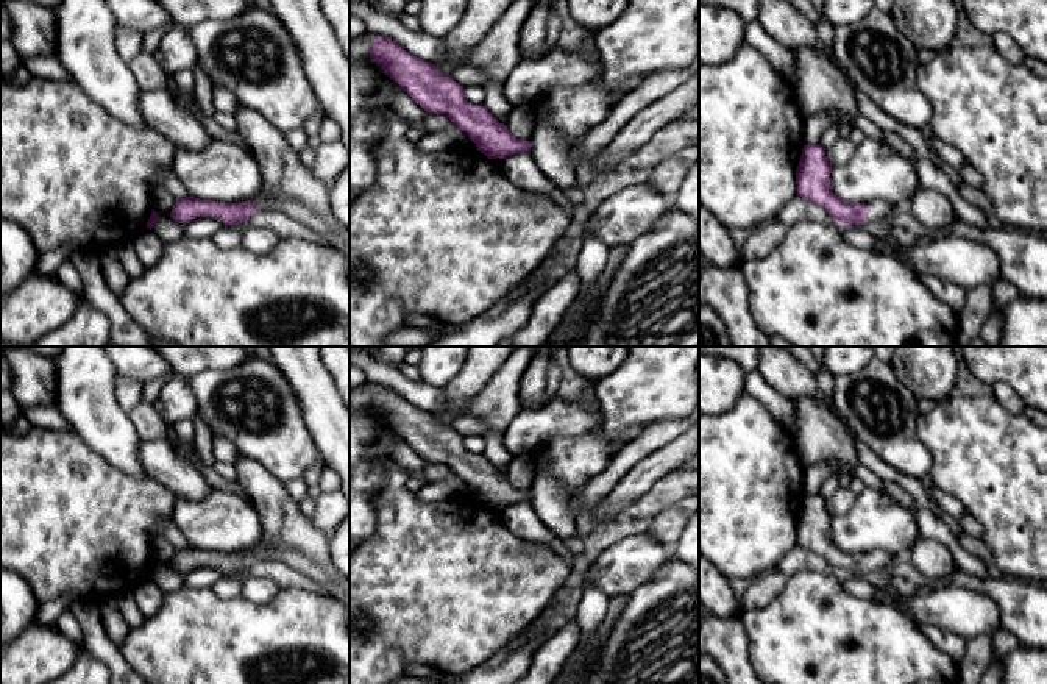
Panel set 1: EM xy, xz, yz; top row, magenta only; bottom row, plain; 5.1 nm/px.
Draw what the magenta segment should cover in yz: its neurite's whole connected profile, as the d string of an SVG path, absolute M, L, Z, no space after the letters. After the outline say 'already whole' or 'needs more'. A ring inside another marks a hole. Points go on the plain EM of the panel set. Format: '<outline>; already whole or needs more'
M819 493L804 495L796 520L797 545L827 559L835 573L866 575L885 568L893 554L885 550L849 553L836 547L830 536L832 514Z; needs more

